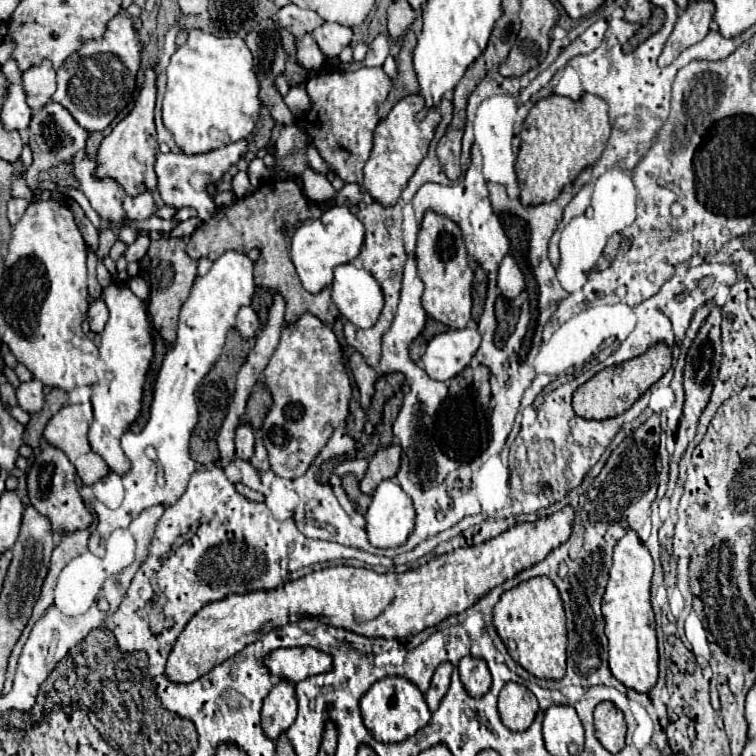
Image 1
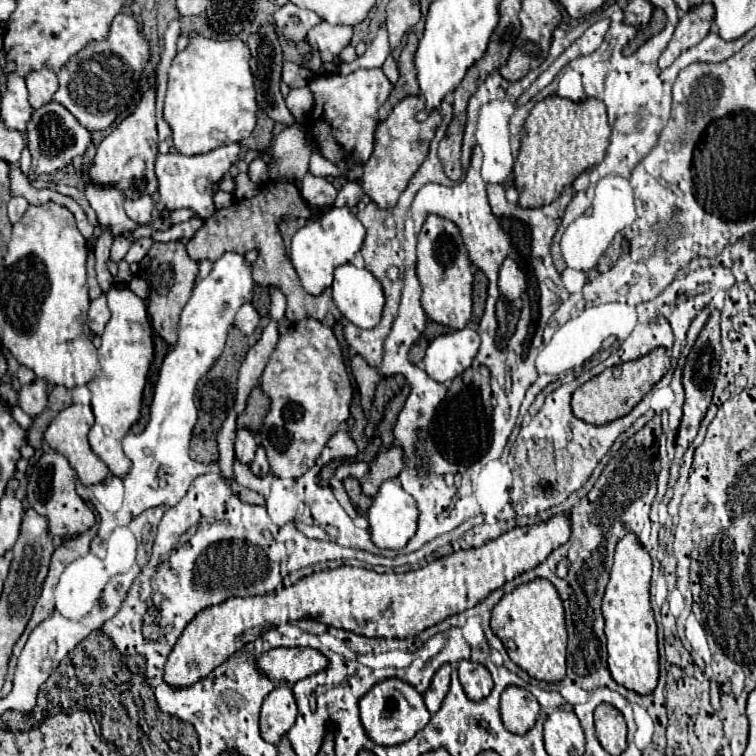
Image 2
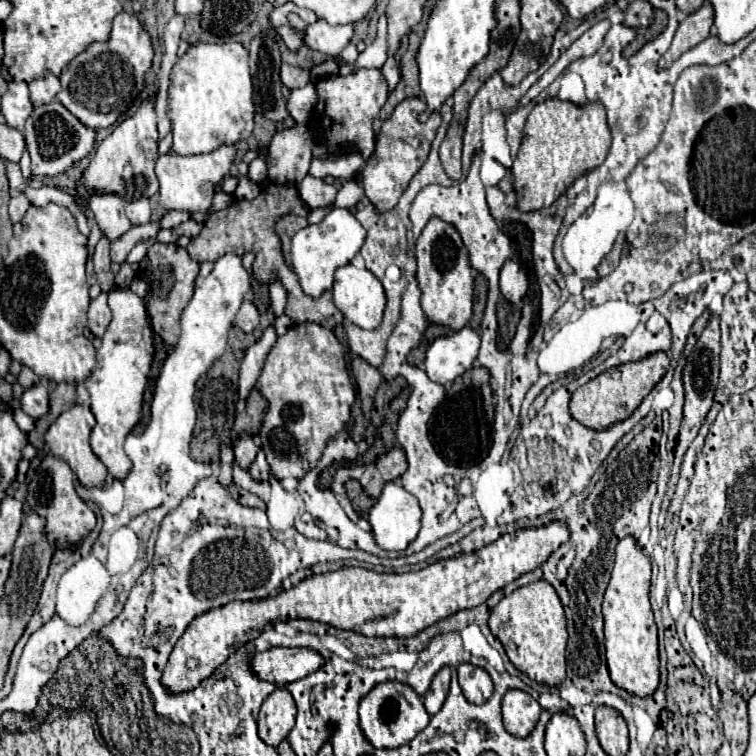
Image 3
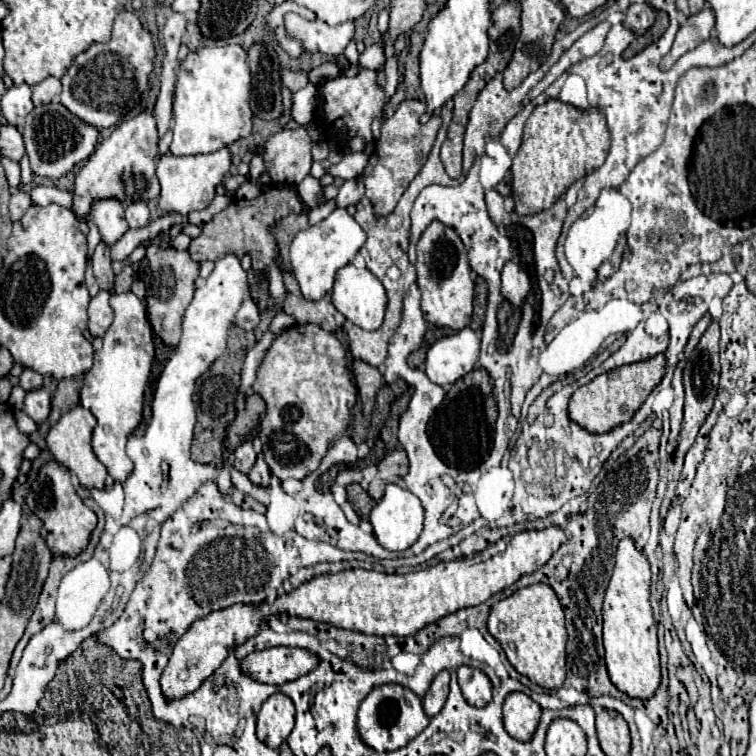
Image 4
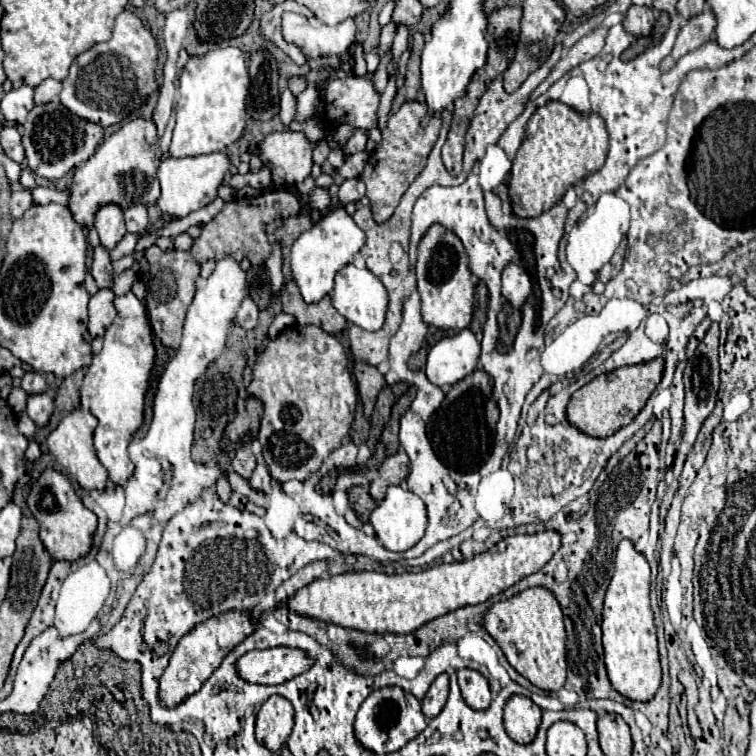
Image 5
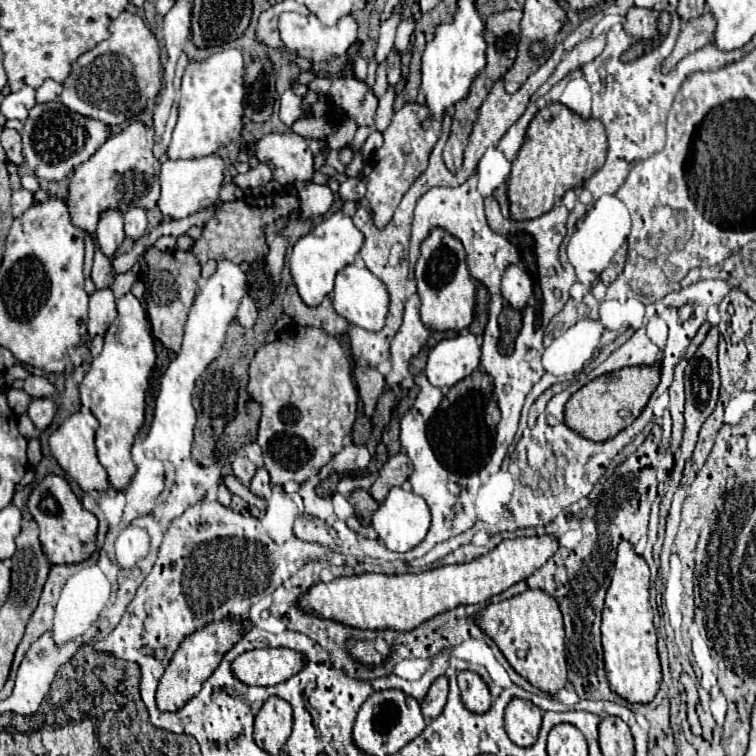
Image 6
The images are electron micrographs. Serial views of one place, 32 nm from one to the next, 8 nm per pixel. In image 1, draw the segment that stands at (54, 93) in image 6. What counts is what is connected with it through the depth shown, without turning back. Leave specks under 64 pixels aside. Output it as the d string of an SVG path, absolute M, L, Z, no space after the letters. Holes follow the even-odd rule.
M42 62L42 66L28 68L22 74L22 84L26 90L28 106L36 112L42 106L46 106L56 92L56 72L50 66L50 62Z

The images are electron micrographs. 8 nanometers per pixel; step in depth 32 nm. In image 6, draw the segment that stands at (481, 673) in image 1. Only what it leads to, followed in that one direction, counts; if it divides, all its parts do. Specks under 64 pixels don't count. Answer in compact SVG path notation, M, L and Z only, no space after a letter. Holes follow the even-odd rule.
M460 672L458 674L458 686L464 706L474 714L484 714L492 706L492 696L488 692L488 686L484 680L474 672Z

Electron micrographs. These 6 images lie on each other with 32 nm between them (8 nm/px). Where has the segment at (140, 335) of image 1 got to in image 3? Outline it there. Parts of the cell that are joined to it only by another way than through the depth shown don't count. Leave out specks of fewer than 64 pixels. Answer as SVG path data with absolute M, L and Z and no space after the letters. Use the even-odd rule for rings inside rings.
M110 290L108 306L112 310L112 322L102 336L102 346L96 352L96 368L86 378L84 386L90 394L90 408L96 416L96 426L92 428L90 446L100 462L108 468L110 476L124 480L132 470L132 462L124 452L124 440L128 432L138 424L142 412L142 396L148 382L154 346L152 346L152 326L144 299L138 298L130 290Z

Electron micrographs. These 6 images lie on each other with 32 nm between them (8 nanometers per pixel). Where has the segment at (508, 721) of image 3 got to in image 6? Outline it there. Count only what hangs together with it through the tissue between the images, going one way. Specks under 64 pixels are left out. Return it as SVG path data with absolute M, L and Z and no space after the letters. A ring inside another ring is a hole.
M514 698L506 708L506 734L508 738L522 748L530 748L536 738L542 724L542 710L536 708L532 702Z

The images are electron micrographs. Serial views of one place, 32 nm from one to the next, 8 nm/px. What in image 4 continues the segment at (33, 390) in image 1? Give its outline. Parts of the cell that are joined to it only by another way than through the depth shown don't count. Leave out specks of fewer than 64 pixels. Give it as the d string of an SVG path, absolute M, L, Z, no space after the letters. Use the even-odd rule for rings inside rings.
M46 376L44 378L44 386L40 390L28 392L26 400L24 400L24 412L36 422L42 424L52 410L52 394L54 394L54 378Z

